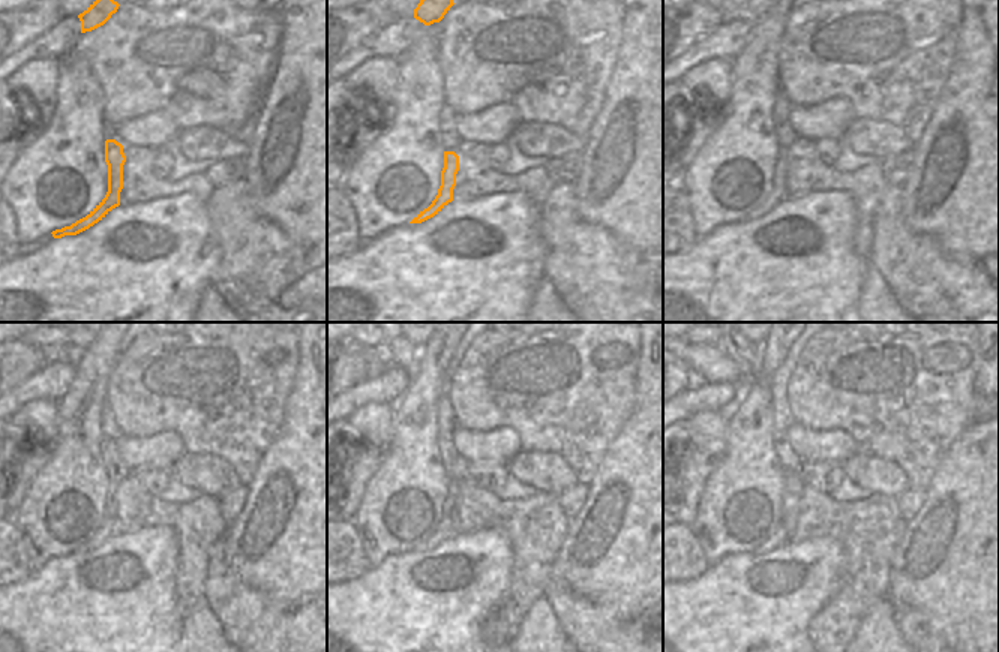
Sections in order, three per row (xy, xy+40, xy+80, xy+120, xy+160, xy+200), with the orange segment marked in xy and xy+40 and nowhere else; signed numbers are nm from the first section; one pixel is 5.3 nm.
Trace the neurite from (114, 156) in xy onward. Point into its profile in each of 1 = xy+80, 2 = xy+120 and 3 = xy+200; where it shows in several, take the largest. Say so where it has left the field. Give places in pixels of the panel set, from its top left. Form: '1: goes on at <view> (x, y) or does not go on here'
1: goes on at xy+80 (777, 194)
2: goes on at xy+120 (108, 525)
3: goes on at xy+200 (779, 528)

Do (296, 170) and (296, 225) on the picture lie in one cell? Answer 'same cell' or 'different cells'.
same cell

